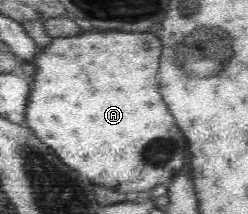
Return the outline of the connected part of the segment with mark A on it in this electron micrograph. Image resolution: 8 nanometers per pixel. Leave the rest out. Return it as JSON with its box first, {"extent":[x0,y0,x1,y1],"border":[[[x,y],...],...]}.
{"extent":[26,32,186,193],"border":[[[88,32],[84,36],[72,36],[72,38],[57,37],[45,48],[41,48],[36,53],[35,73],[33,76],[32,90],[28,96],[26,105],[26,126],[32,130],[32,134],[44,142],[46,146],[50,146],[56,156],[68,164],[70,168],[78,170],[82,176],[86,176],[88,180],[92,180],[98,186],[106,186],[112,188],[116,192],[135,193],[149,192],[154,186],[168,182],[186,162],[184,154],[186,154],[186,140],[184,134],[180,132],[180,128],[176,126],[168,106],[164,104],[160,92],[158,92],[158,84],[156,84],[156,74],[158,74],[158,66],[160,66],[160,52],[162,52],[162,44],[160,40],[150,34],[150,32],[136,32],[136,34],[126,34],[126,32]]]}

